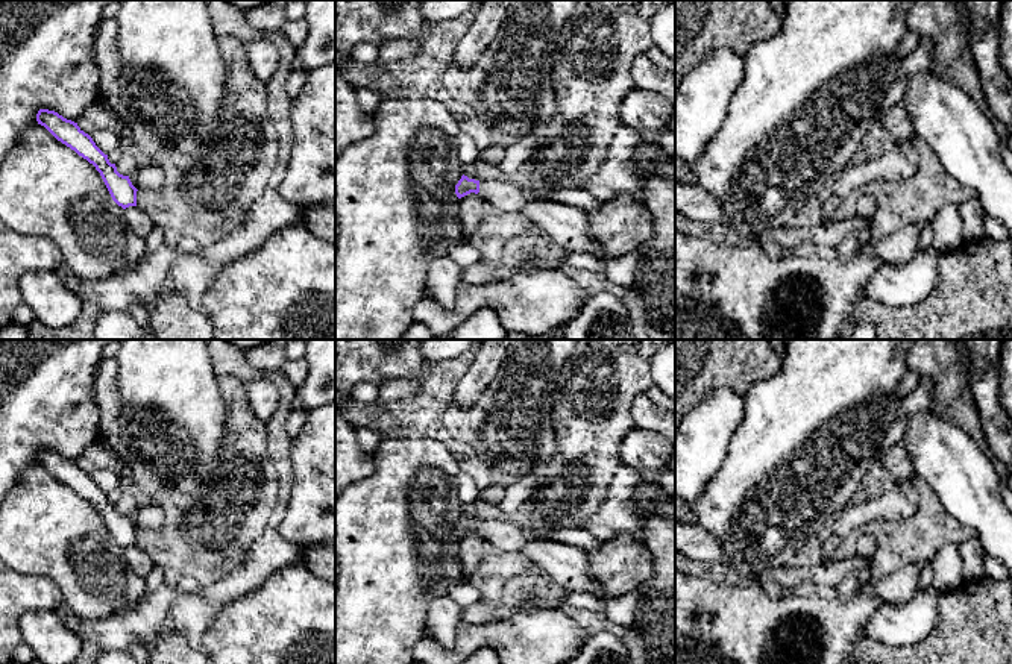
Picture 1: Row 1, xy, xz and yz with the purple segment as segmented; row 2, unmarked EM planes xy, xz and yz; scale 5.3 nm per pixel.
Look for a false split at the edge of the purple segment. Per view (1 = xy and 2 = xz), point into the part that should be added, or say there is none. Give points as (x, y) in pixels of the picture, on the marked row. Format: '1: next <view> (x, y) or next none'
1: next none
2: next xz (568, 226)

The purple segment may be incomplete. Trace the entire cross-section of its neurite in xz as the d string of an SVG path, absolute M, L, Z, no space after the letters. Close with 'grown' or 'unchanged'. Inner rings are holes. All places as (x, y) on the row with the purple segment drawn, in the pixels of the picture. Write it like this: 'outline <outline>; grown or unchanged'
outline M461 176L455 185L458 199L475 193L493 211L519 212L543 230L555 252L589 253L604 265L607 279L624 288L634 287L634 276L642 250L622 256L608 256L602 246L590 236L587 212L570 205L531 197L504 180L475 180Z; grown

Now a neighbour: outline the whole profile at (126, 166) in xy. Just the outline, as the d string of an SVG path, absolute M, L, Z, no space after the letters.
M127 149L115 167L120 174L130 176L138 167L138 156Z

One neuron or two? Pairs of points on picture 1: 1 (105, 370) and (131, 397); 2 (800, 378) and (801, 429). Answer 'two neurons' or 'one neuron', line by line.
1: two neurons
2: one neuron

